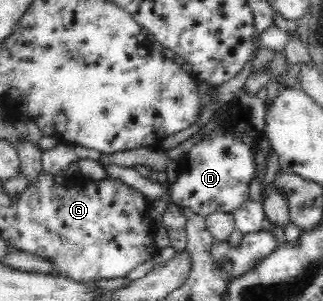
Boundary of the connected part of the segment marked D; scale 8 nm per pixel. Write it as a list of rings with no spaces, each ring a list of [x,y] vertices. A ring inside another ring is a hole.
[[[246,84],[240,87],[231,100],[222,102],[213,113],[212,120],[218,121],[218,126],[210,133],[202,134],[183,160],[178,161],[177,177],[170,184],[162,183],[157,187],[148,177],[142,177],[135,169],[116,166],[116,164],[106,165],[106,172],[108,172],[111,179],[120,180],[124,184],[135,188],[146,196],[149,201],[167,196],[168,202],[182,206],[184,209],[190,209],[203,217],[216,211],[232,214],[248,200],[248,188],[250,188],[251,180],[257,176],[257,163],[255,162],[255,152],[253,150],[256,148],[258,141],[262,140],[264,136],[264,106],[265,102],[256,95],[251,94],[247,90]]]

